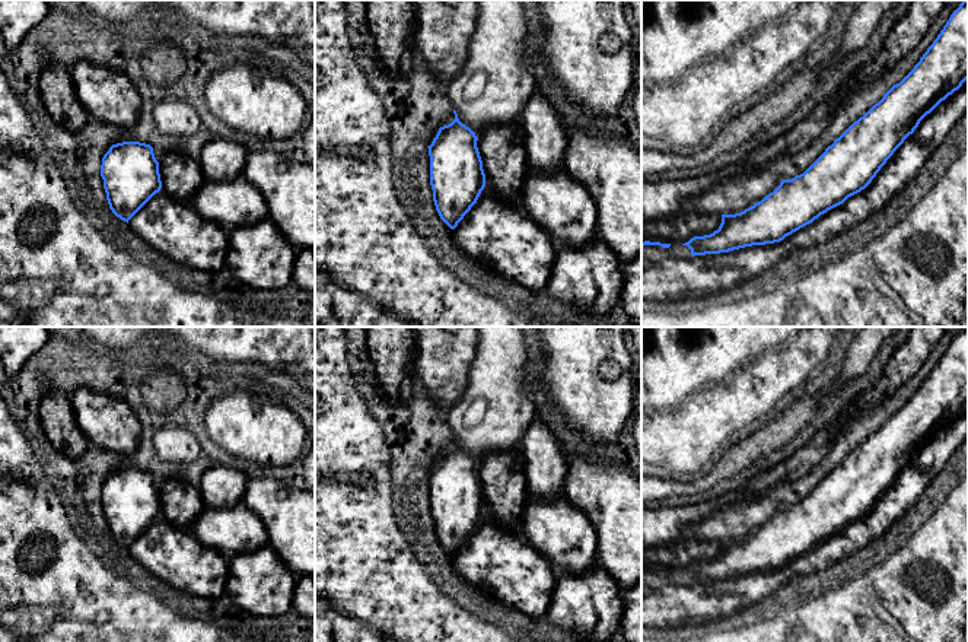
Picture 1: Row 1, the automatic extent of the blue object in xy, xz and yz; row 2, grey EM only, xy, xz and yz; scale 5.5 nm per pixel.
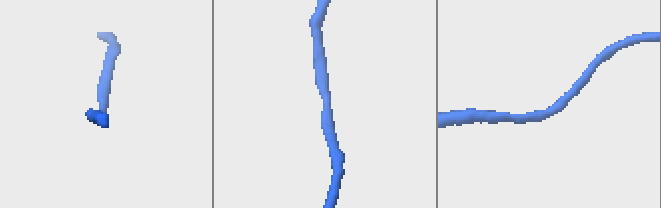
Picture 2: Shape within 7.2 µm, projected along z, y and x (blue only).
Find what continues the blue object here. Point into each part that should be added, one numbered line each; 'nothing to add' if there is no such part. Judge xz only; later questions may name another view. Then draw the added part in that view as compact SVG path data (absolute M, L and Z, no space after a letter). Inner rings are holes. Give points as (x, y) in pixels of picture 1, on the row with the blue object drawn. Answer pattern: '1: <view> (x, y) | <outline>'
nothing to add

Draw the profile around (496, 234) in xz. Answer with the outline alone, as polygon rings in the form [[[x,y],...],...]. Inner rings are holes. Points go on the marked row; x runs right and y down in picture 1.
[[[487,184],[452,238],[477,263],[532,292],[547,287],[557,247],[522,206],[499,197]]]

